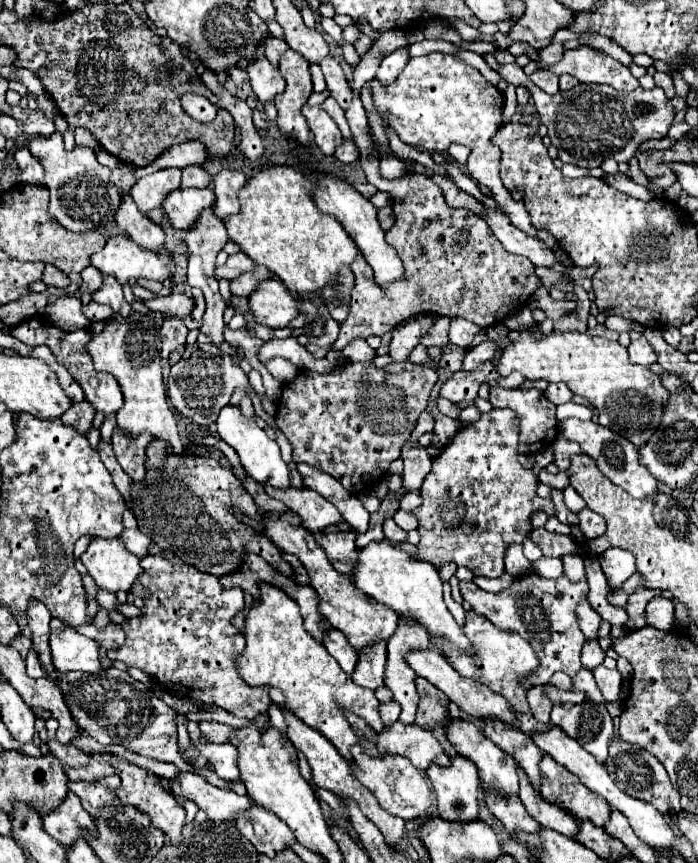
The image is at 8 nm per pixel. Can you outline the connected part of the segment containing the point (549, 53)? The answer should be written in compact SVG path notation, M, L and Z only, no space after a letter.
M553 42L551 46L539 50L539 58L541 58L543 64L555 64L563 58L564 52L565 48L562 43Z

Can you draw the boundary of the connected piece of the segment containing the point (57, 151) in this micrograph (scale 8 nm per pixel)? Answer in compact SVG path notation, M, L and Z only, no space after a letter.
M61 132L53 136L33 136L29 140L29 150L41 162L45 170L43 184L51 192L49 216L57 220L63 228L71 232L87 232L101 230L109 226L119 208L119 188L109 182L111 170L101 166L95 158L95 152L85 146L75 146L73 150L65 150Z

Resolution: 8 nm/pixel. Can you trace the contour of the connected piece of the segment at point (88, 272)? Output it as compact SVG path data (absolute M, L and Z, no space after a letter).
M87 266L87 268L83 268L83 272L81 272L81 278L83 278L83 284L81 284L81 290L79 292L75 292L75 294L71 294L71 296L75 296L75 298L79 298L83 292L89 292L89 294L93 294L95 290L99 290L99 286L101 286L101 272L97 270L97 268L93 268L93 266Z

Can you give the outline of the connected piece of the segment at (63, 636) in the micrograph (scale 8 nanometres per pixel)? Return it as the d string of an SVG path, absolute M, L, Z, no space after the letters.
M73 628L51 630L49 634L51 660L59 672L79 670L79 672L101 672L99 644L87 636L77 634Z

